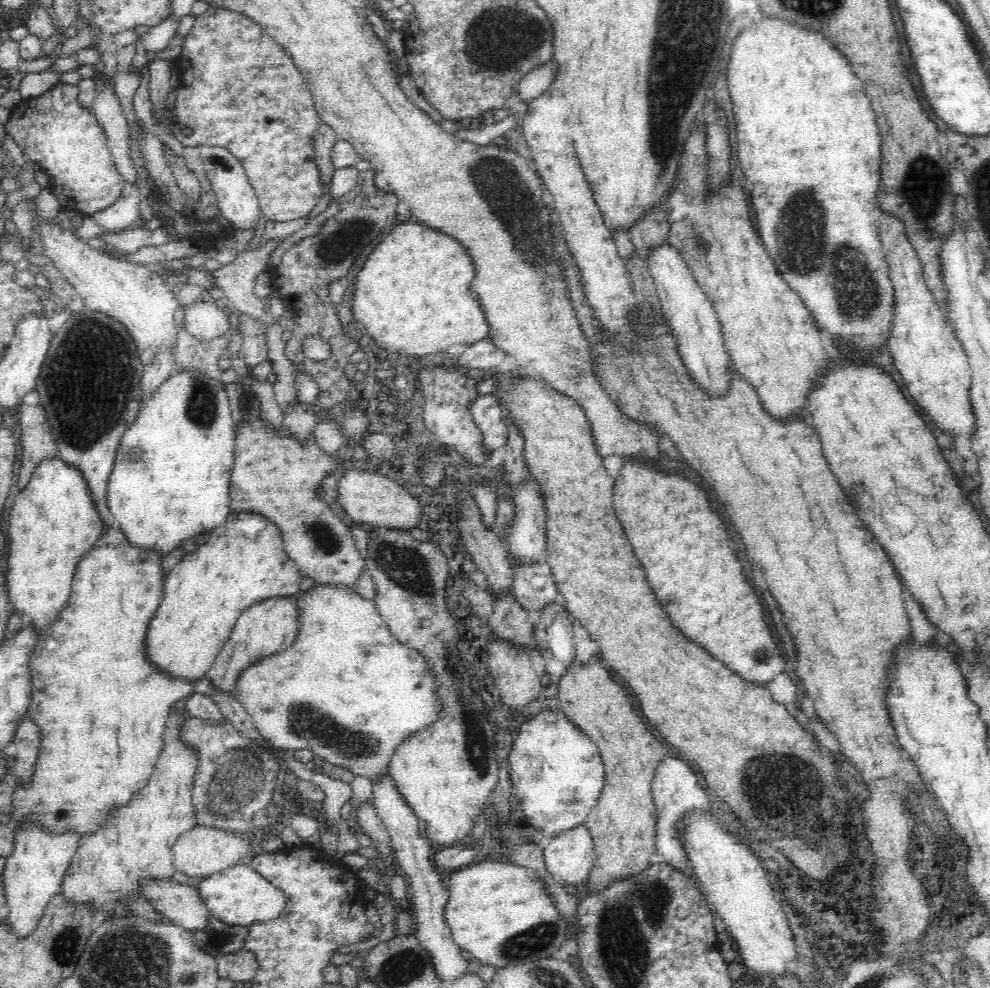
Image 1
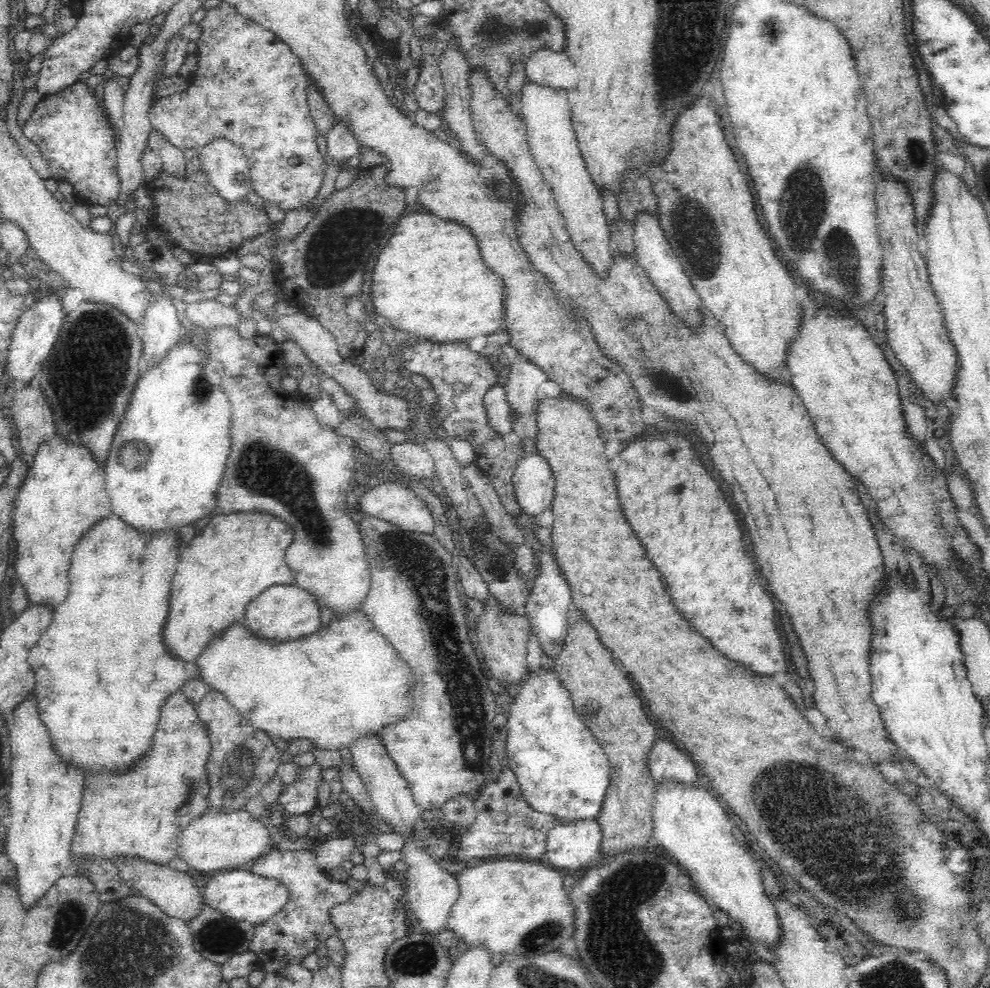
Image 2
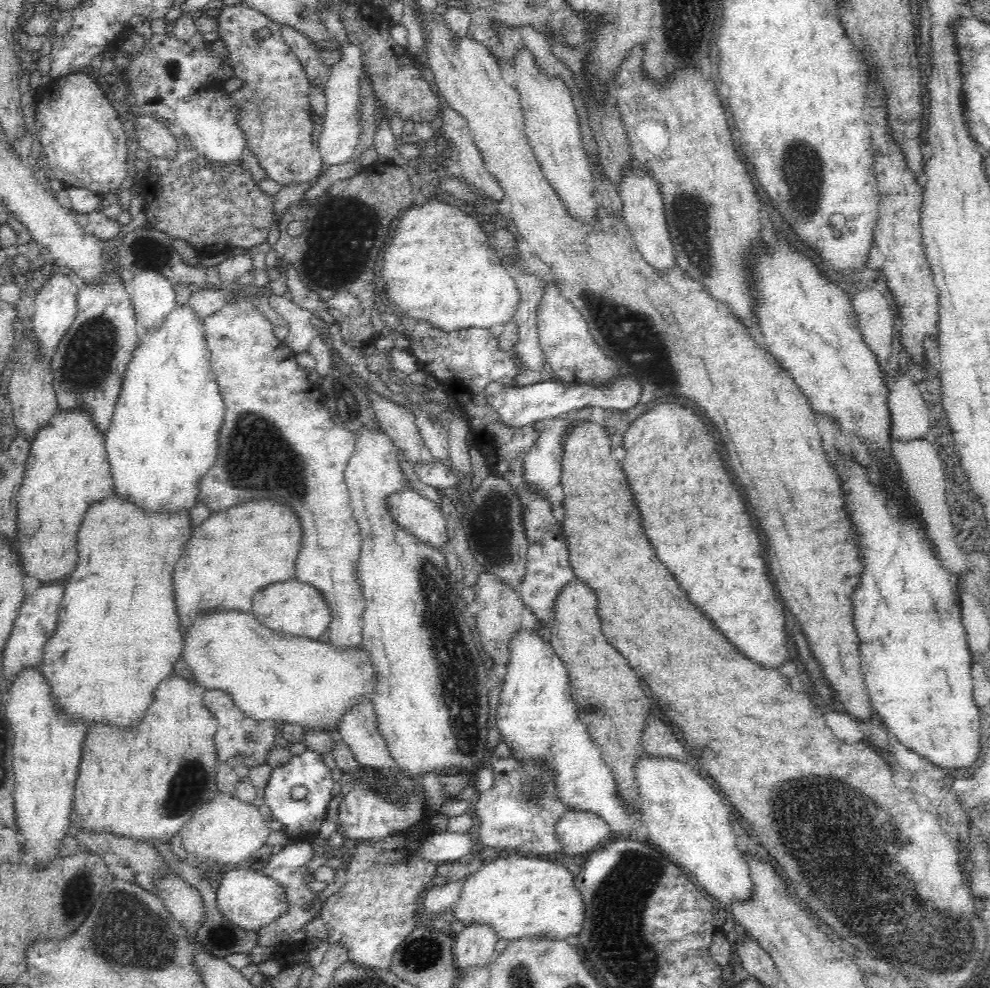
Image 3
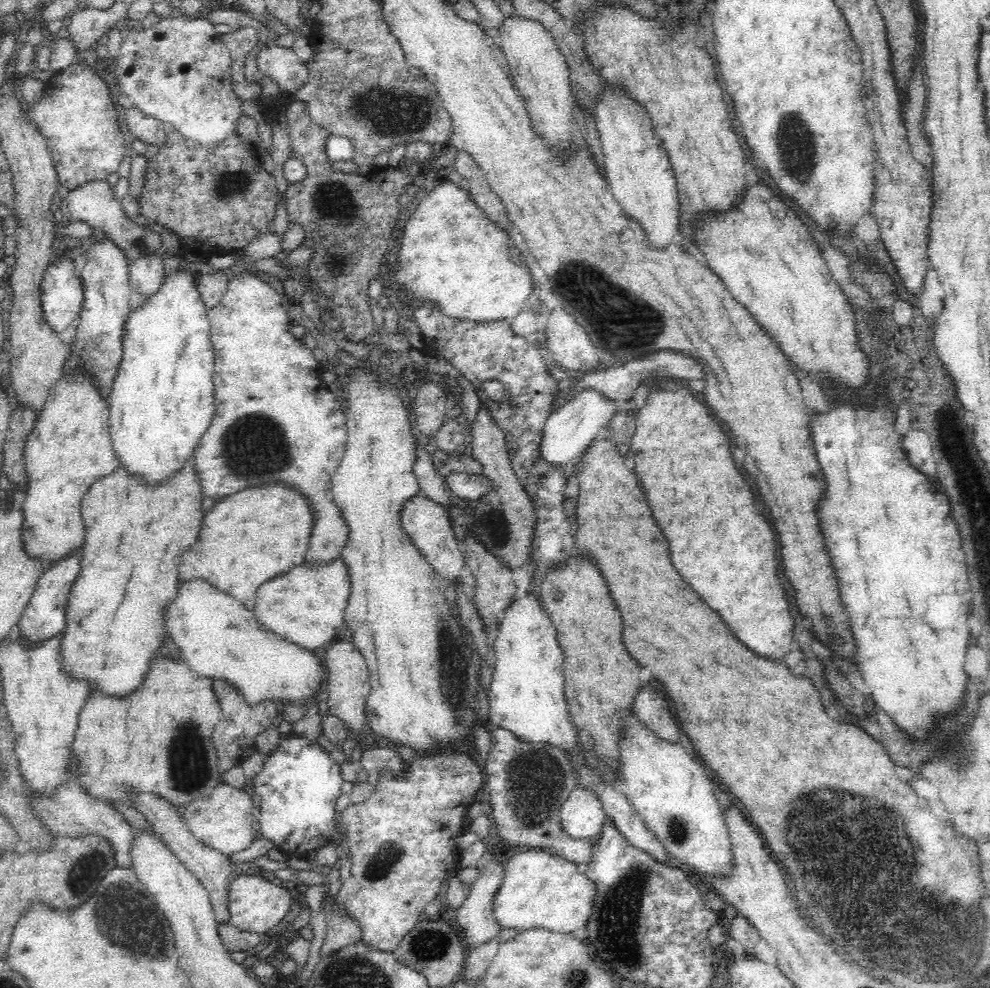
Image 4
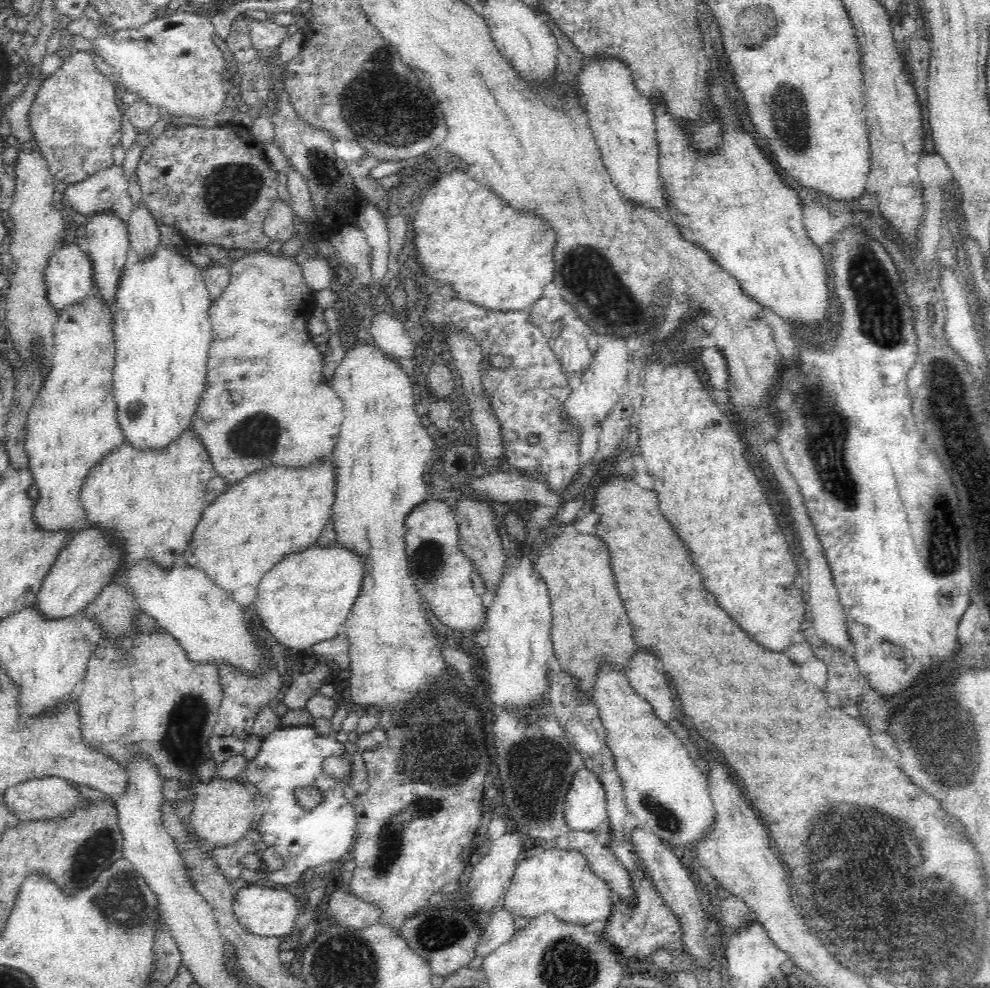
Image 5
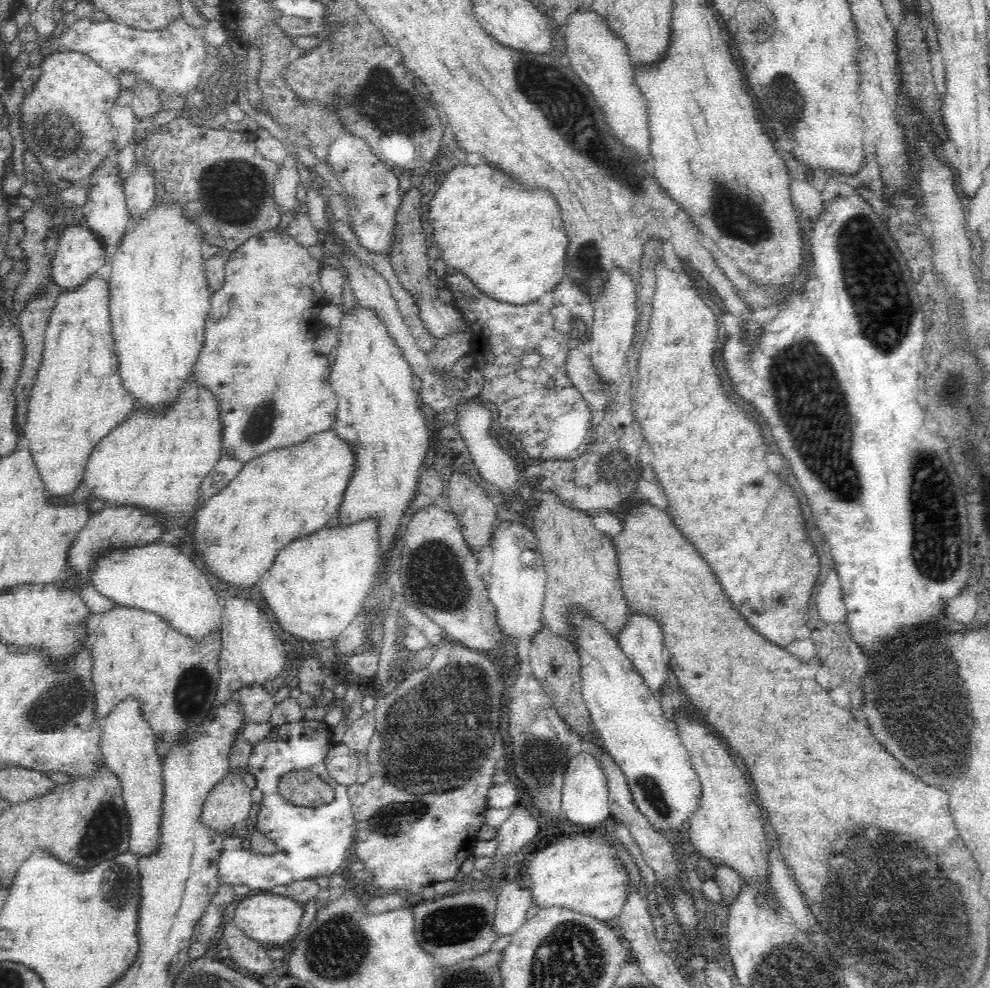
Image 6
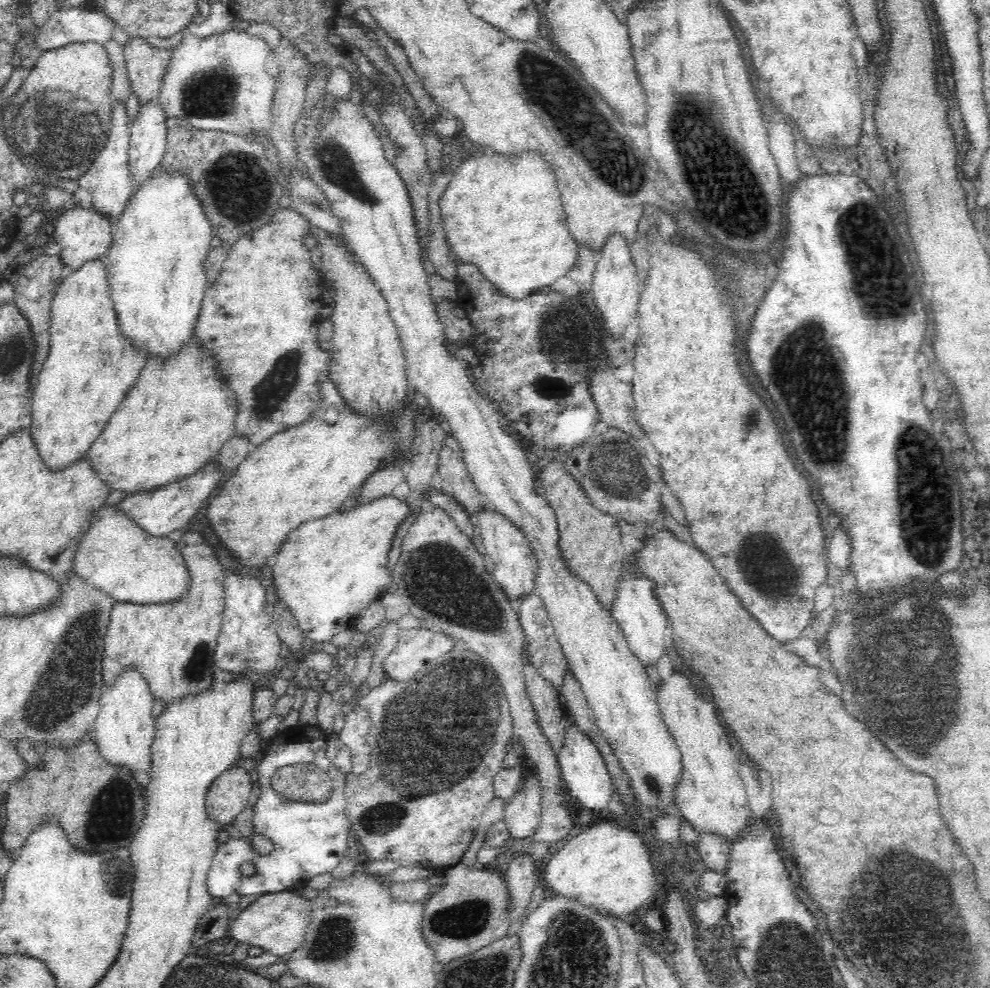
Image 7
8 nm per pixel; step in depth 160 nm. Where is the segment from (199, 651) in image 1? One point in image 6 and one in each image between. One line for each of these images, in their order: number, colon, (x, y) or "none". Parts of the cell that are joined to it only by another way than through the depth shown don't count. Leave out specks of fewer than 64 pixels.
2: (233, 558)
3: (236, 552)
4: (247, 537)
5: (243, 533)
6: (284, 493)

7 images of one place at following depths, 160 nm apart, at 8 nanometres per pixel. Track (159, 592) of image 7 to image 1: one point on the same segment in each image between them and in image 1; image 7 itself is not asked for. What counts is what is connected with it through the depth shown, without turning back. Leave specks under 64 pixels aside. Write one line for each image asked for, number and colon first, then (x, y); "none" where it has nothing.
1: (347, 690)
2: (340, 683)
3: (271, 675)
4: (217, 637)
5: (208, 623)
6: (159, 578)

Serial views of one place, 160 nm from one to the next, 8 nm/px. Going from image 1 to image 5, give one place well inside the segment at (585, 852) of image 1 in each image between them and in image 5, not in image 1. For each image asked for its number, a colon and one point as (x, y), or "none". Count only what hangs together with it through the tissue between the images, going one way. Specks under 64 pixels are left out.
2: (571, 845)
3: (580, 831)
4: (582, 816)
5: (585, 807)

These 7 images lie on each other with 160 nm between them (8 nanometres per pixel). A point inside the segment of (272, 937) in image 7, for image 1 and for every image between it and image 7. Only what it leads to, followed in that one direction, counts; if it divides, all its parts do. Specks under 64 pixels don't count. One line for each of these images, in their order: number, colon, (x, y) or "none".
1: (238, 895)
2: (240, 894)
3: (251, 900)
4: (256, 905)
5: (263, 911)
6: (267, 918)

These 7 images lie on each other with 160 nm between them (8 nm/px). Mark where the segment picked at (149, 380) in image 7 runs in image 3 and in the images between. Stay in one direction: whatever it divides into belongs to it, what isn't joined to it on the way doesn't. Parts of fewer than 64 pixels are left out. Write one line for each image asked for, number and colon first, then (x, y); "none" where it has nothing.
3: (118, 634)
4: (136, 531)
5: (150, 498)
6: (156, 459)

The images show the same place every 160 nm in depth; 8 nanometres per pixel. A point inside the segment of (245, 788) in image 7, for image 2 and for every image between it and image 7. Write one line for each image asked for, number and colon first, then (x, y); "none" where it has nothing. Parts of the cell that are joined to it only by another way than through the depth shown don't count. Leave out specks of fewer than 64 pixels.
2: (218, 839)
3: (225, 830)
4: (225, 819)
5: (223, 811)
6: (229, 801)

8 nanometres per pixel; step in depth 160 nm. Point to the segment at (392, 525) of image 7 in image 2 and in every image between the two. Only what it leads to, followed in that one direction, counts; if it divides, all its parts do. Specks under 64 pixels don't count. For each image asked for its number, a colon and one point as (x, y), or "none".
2: (284, 612)
3: (295, 608)
4: (305, 606)
5: (306, 598)
6: (318, 585)

